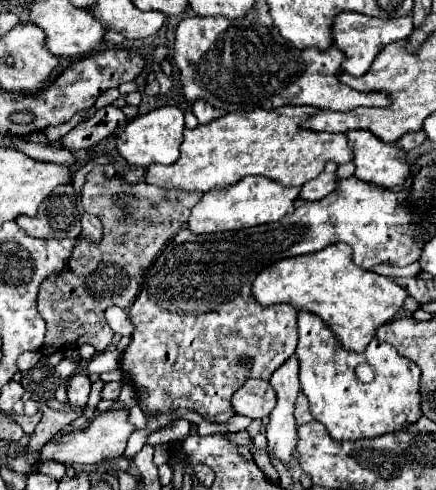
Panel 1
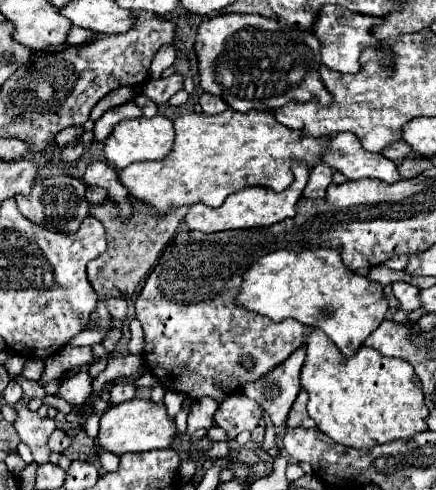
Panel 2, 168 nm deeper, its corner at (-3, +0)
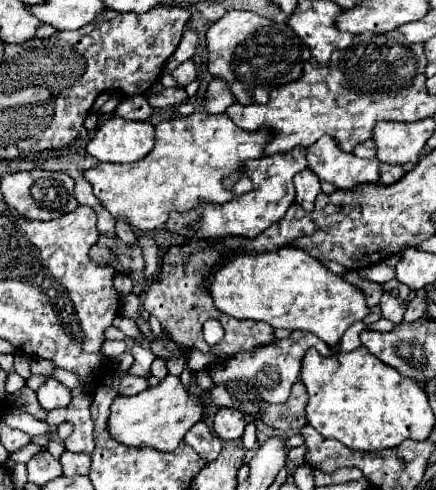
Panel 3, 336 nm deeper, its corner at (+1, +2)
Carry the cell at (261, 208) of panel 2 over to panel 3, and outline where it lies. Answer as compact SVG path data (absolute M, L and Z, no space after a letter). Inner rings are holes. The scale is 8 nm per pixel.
M296 146L294 150L286 154L274 154L260 160L248 160L240 172L232 172L230 178L226 178L226 188L232 188L236 178L240 174L248 174L248 178L254 182L254 190L234 196L230 202L218 206L218 204L200 204L200 208L186 210L186 212L170 212L170 218L166 220L166 228L174 234L180 234L184 238L224 238L224 236L242 236L242 238L256 238L260 232L264 232L268 226L280 222L294 202L294 182L292 178L302 172L308 166L306 162L306 148Z

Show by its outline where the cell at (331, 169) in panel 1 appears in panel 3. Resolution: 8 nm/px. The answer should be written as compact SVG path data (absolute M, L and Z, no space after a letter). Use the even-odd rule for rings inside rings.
M306 168L294 176L294 186L296 186L296 204L300 204L306 212L312 212L314 200L320 194L318 176L314 176L314 172Z

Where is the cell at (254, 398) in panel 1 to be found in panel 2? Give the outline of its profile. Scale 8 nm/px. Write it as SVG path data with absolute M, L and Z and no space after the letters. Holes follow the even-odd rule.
M230 394L214 414L216 426L228 432L230 438L236 438L244 430L254 430L262 418L262 406L252 402L246 394Z

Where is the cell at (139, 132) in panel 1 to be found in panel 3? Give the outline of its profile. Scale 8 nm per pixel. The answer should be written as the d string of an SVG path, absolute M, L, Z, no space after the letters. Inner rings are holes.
M110 116L94 138L88 142L86 152L98 162L136 162L144 158L154 146L154 126L148 122L132 122L120 116Z

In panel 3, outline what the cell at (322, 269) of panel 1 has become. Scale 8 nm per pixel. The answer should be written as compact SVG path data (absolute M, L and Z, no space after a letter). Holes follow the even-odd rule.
M280 248L276 252L238 254L230 258L208 286L214 306L238 320L258 320L272 328L306 330L334 348L348 326L370 314L360 288L332 274L302 248Z

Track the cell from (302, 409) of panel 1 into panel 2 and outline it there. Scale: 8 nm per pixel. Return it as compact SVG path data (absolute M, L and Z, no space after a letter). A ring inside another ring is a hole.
M300 390L292 410L290 410L290 416L288 416L288 428L296 428L296 426L302 426L302 428L314 428L314 420L308 416L306 412L306 404L308 404L308 392L306 390Z

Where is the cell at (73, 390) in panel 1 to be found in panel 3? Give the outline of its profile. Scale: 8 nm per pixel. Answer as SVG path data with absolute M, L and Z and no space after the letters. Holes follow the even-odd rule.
M48 378L38 390L36 390L36 394L38 394L38 402L42 404L42 408L46 408L46 410L52 410L52 408L64 408L64 406L68 406L70 404L70 390L64 386L64 384L60 384L58 380L54 380L54 378Z

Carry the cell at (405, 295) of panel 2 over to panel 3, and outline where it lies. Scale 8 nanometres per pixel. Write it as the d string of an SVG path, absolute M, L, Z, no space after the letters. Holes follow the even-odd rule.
M384 292L384 294L382 294L380 310L382 310L382 318L386 318L386 320L390 320L390 322L394 322L394 324L400 324L400 322L402 322L404 304L402 304L400 298L390 296L390 292Z

